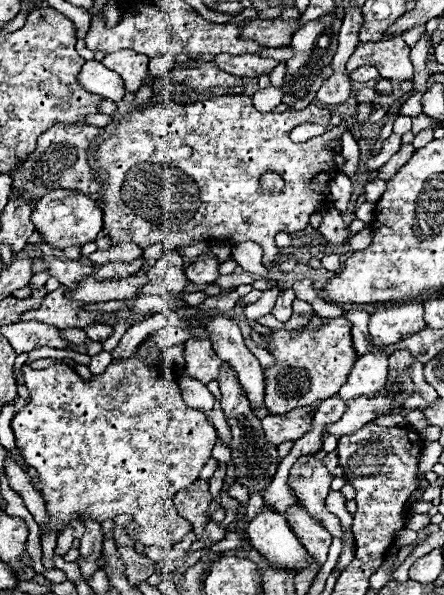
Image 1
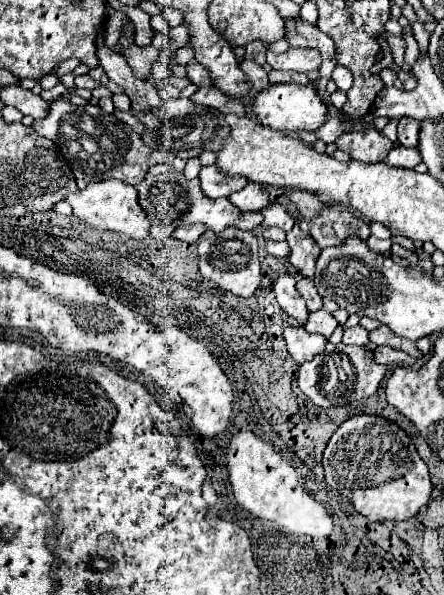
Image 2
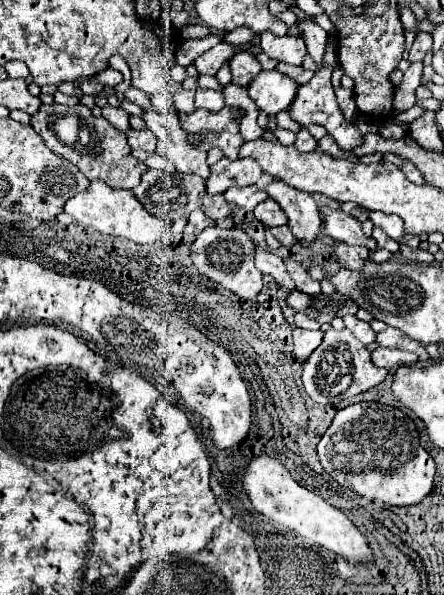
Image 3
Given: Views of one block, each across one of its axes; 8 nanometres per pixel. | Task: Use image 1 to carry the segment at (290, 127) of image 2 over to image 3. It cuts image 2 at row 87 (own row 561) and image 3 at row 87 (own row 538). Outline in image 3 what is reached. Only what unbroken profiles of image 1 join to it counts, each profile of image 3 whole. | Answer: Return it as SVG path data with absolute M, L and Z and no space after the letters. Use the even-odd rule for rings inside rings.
M262 70L248 86L248 96L256 102L256 106L264 114L268 114L268 118L274 118L278 112L284 112L290 108L290 102L294 102L296 90L298 90L298 84L292 82L288 76L280 74L278 70L272 70L272 72Z

